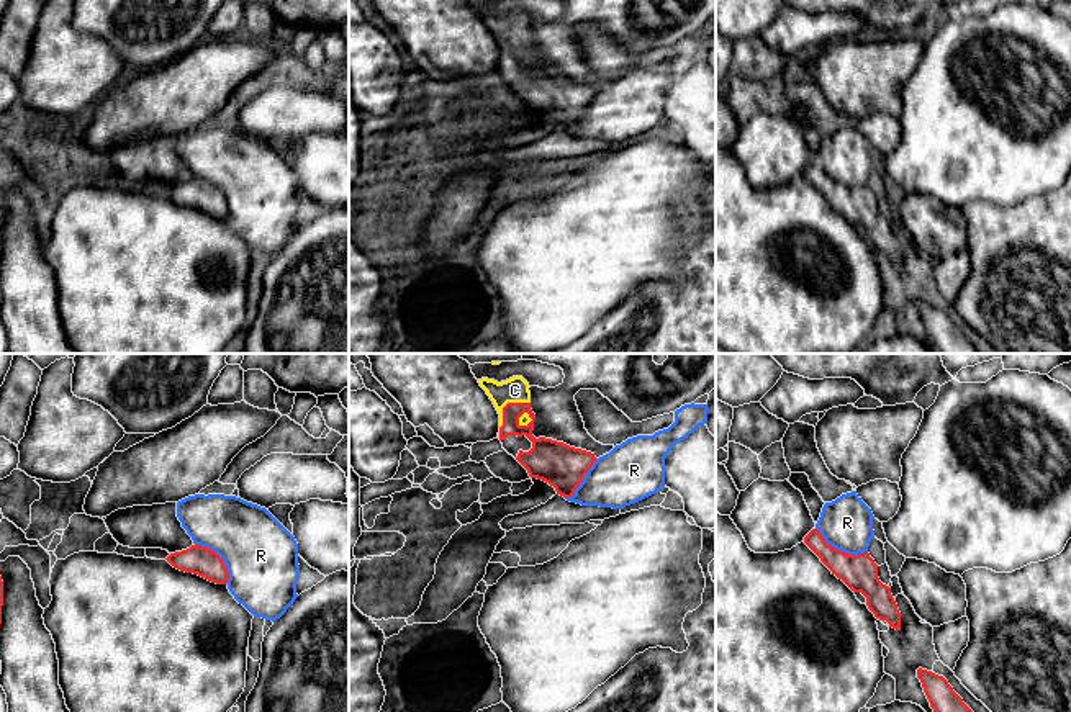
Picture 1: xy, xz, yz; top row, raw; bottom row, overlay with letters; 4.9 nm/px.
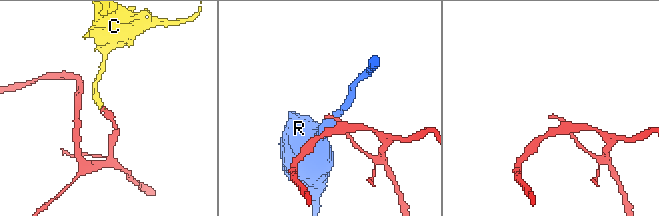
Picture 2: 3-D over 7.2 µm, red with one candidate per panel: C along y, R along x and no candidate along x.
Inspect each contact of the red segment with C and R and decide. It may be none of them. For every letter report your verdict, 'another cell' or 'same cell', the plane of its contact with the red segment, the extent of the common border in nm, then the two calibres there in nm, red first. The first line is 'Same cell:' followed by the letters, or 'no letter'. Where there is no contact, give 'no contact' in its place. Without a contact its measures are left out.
Same cell: C
C: same cell; meets red in xz; contact 200 nm long; 90 nm thick on the red side, 130 nm on the other
R: another cell; meets red in yz; contact 280 nm long; 180 nm thick on the red side, 260 nm on the other

